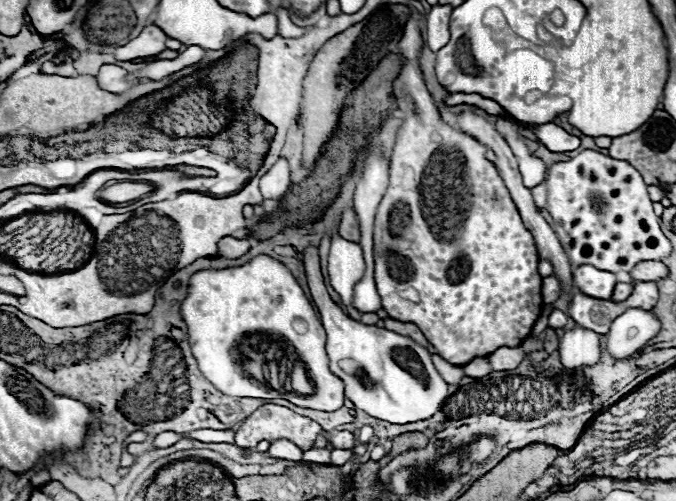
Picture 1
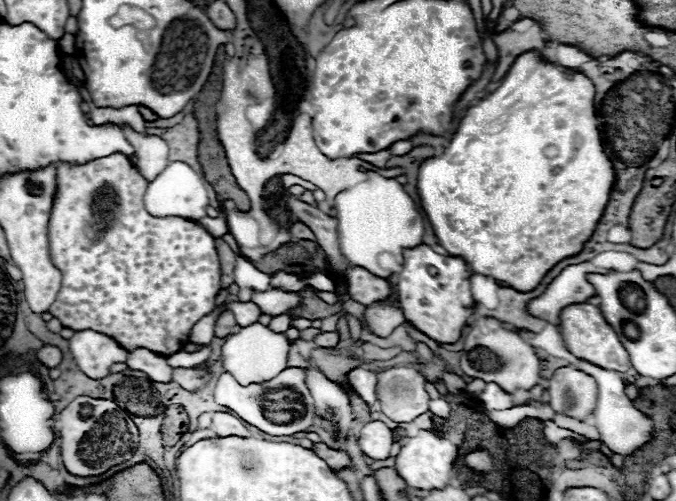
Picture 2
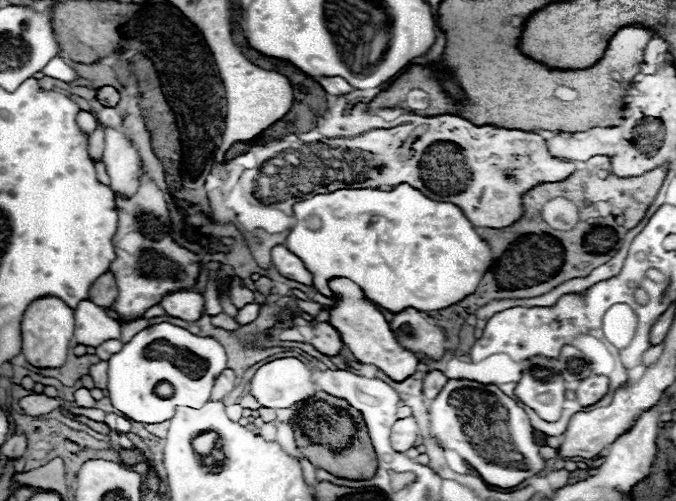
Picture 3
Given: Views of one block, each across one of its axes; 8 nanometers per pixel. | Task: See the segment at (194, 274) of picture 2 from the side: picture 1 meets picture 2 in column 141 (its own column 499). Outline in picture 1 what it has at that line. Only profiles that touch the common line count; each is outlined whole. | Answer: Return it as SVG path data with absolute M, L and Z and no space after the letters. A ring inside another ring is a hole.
M408 16L404 34L398 42L398 50L406 62L392 82L392 96L402 114L402 124L398 128L390 162L390 186L378 206L374 222L374 280L382 298L382 308L390 318L416 324L444 360L464 366L476 356L488 356L502 346L514 348L528 338L544 306L540 294L542 276L538 274L540 256L532 234L522 224L504 180L496 166L486 160L486 148L470 134L460 132L442 120L438 106L424 84L420 64L416 64L424 46L418 22L420 16ZM384 232L404 238L408 248L402 250L392 246L386 250L388 254L382 254ZM408 288L418 292L420 302L410 302L400 296L400 292Z

